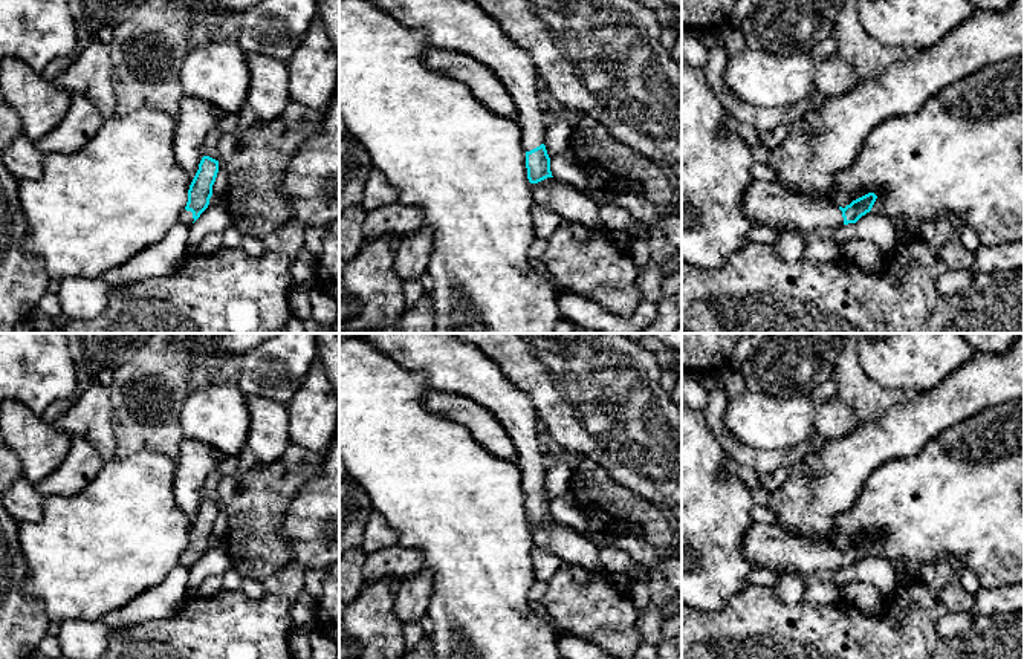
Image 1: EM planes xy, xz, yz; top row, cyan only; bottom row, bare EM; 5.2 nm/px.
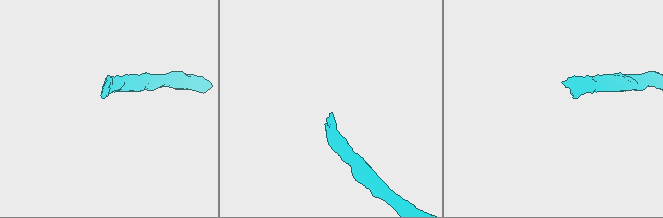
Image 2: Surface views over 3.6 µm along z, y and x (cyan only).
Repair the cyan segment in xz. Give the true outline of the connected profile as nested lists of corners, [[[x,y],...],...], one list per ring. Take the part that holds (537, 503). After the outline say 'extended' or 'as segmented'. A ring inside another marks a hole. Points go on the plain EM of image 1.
[[[359,333],[402,367],[425,375],[429,390],[462,394],[488,408],[510,436],[517,451],[517,466],[526,492],[526,511],[530,526],[553,520],[550,500],[544,488],[540,434],[543,427],[530,398],[515,387],[504,373],[474,344],[460,341],[454,333]]] | extended

